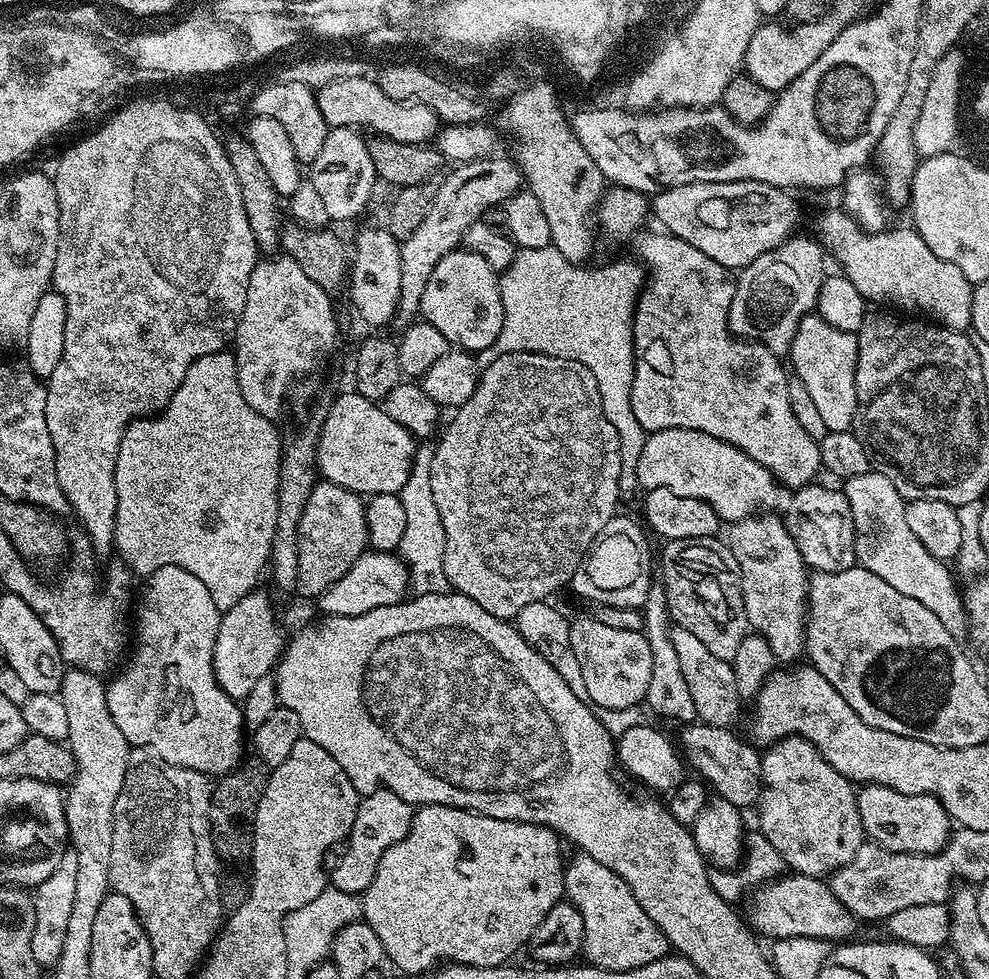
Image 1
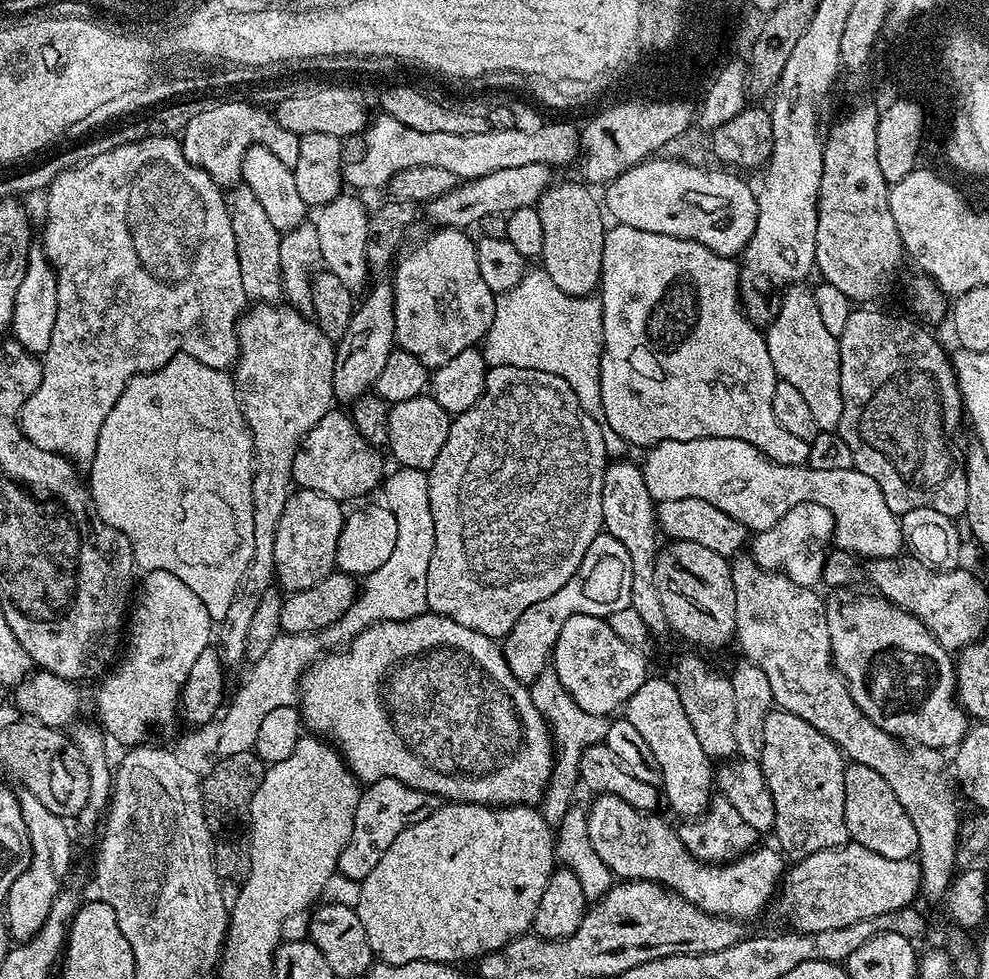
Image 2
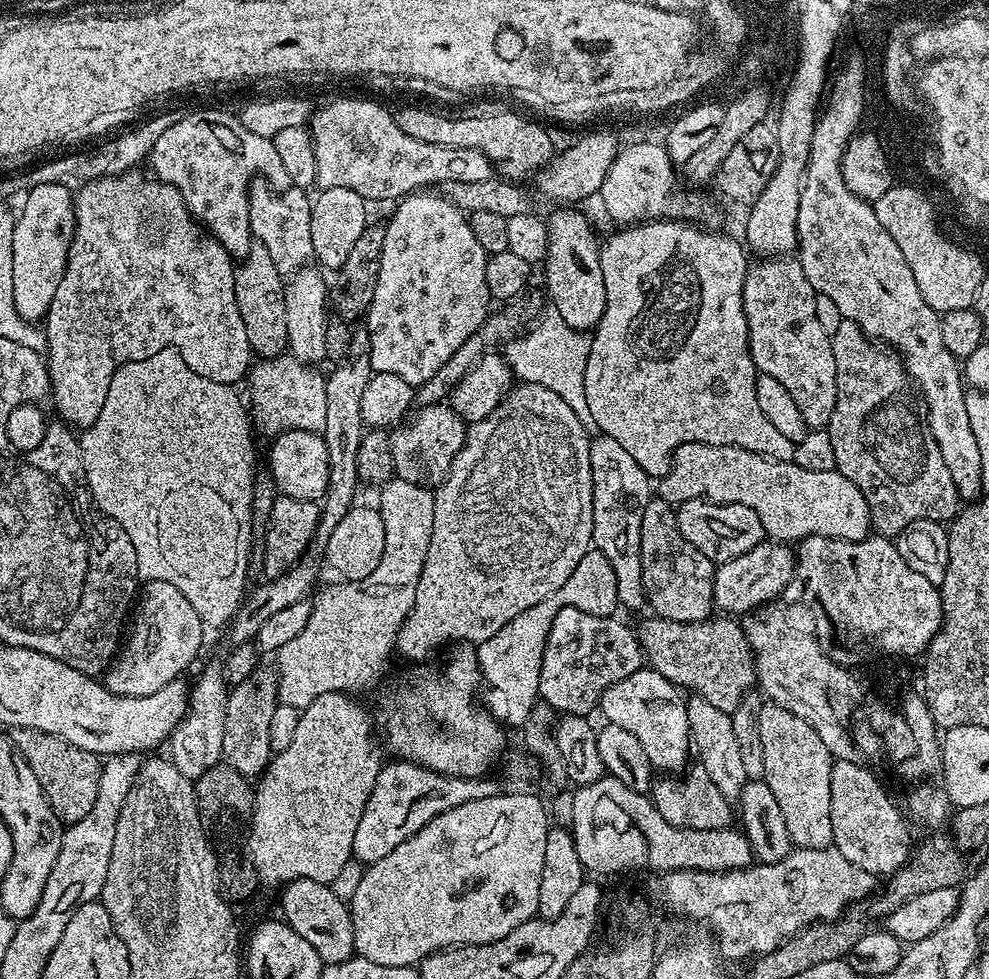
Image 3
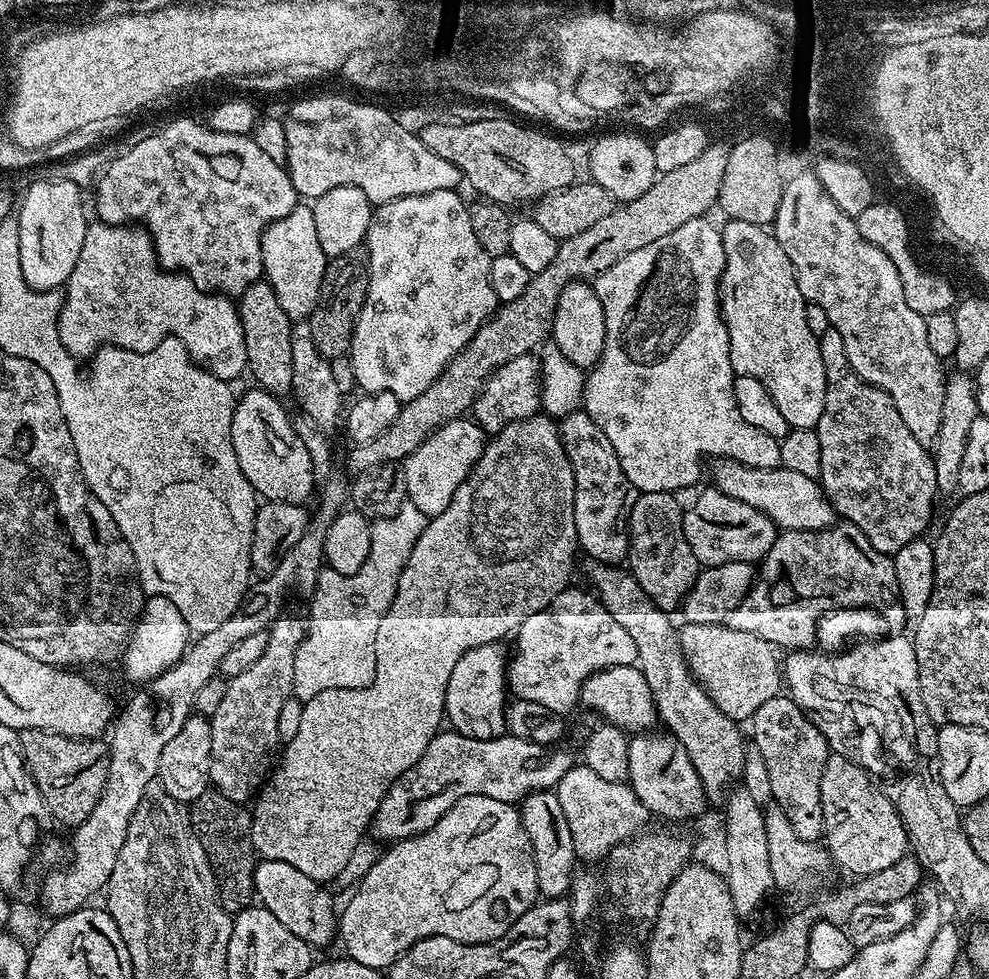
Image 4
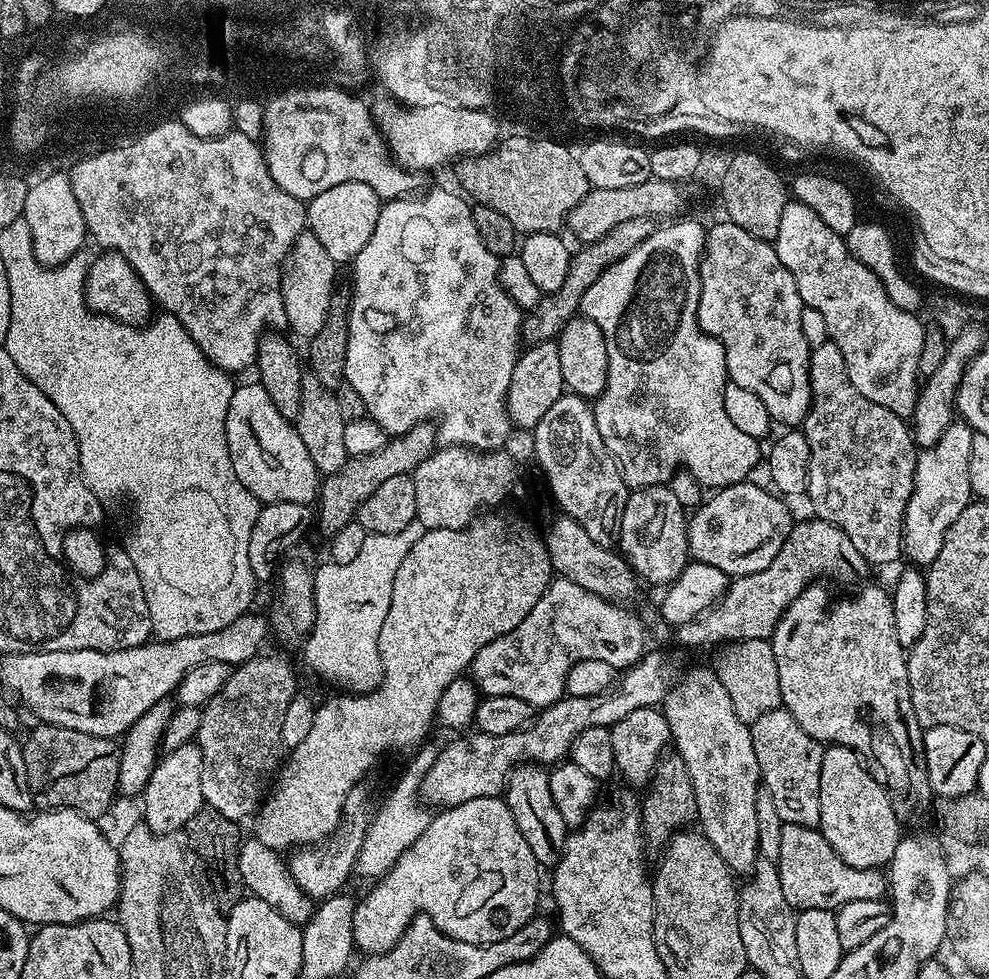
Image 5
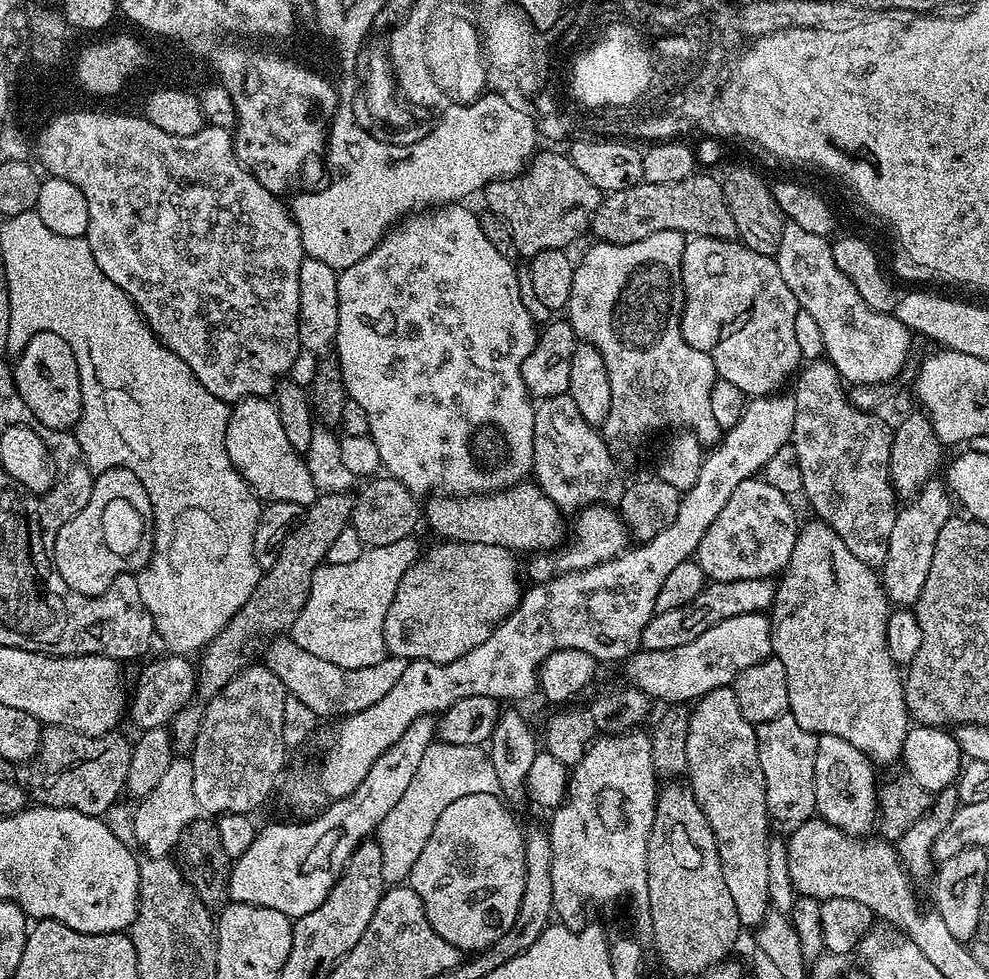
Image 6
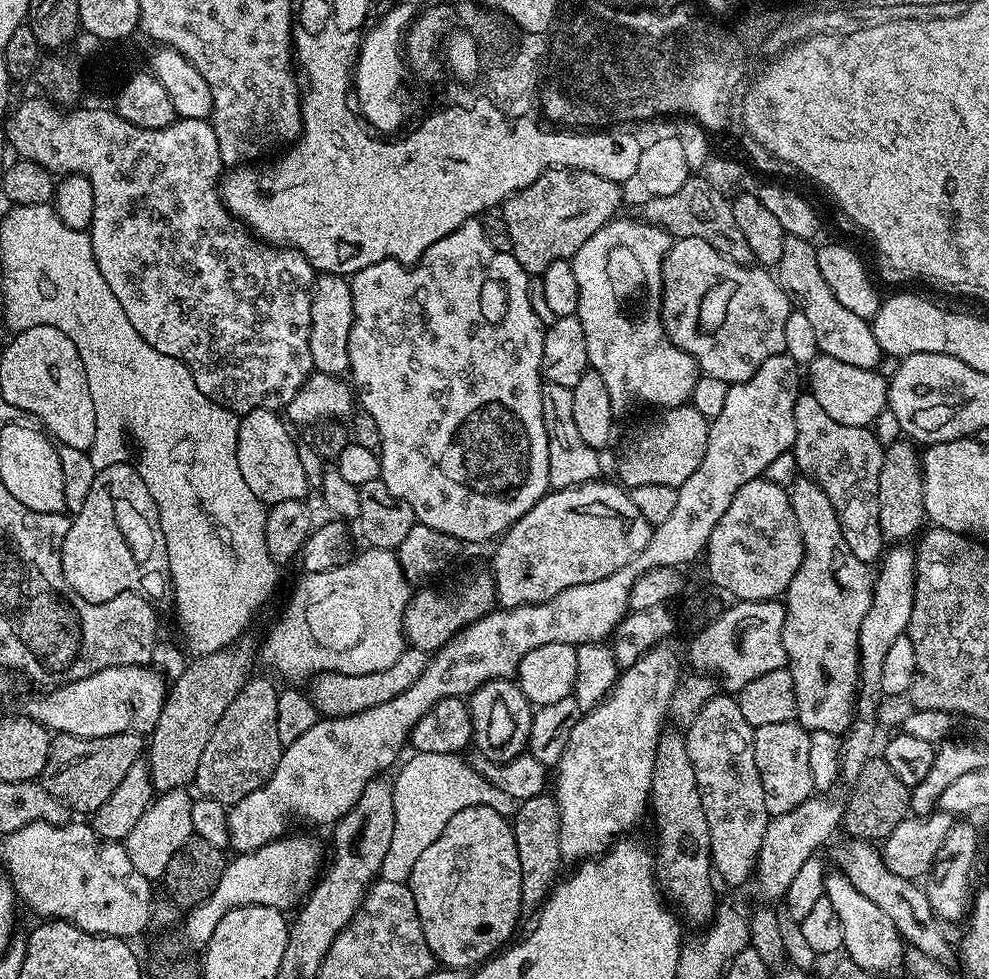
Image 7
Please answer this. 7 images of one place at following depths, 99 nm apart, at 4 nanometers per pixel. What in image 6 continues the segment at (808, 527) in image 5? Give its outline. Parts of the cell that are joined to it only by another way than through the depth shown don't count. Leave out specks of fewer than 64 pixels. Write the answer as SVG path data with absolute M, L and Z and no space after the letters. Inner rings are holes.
M750 578L734 582L705 583L704 589L694 599L677 608L665 612L657 612L650 618L646 630L642 630L640 648L643 651L674 650L674 646L686 646L686 642L694 642L701 634L706 634L710 626L718 626L718 622L726 622L726 618L738 618L738 614L767 613L776 597L776 584L768 578Z

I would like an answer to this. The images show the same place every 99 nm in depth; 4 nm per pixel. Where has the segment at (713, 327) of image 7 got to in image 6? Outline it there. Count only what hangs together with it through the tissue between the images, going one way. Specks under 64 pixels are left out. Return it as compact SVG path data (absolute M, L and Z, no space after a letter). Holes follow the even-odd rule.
M692 236L684 245L680 277L684 283L684 309L682 310L680 325L686 342L690 346L694 346L694 350L702 350L702 354L706 354L710 358L710 362L714 362L717 377L726 382L731 382L733 386L738 386L738 390L742 390L745 397L755 398L779 393L783 389L780 387L787 380L789 383L790 377L801 367L802 357L798 350L798 341L794 339L794 318L800 311L800 303L794 298L794 290L790 290L790 286L786 286L786 278L782 278L782 270L778 270L775 259L758 254L735 239L719 240L718 237Z

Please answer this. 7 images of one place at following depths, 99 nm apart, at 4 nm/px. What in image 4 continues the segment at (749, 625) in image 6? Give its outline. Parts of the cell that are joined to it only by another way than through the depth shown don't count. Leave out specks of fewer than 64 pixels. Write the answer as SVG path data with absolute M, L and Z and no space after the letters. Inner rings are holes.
M441 730L426 754L390 786L372 819L371 835L380 842L408 840L430 830L454 802L467 796L498 798L498 802L519 805L531 792L555 789L562 774L574 766L571 754L560 747L564 746L539 744L507 734L479 740L454 730Z

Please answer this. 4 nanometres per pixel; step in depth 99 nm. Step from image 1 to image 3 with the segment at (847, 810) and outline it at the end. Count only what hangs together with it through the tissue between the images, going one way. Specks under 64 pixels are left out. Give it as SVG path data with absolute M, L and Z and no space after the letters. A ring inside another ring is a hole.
M764 702L758 714L758 726L761 730L762 751L765 759L765 776L763 780L770 786L770 794L782 806L782 814L786 818L786 830L790 830L790 838L797 848L826 848L832 844L834 826L830 820L830 776L834 757L826 750L822 738L814 734L814 730L798 714L790 714L782 706Z

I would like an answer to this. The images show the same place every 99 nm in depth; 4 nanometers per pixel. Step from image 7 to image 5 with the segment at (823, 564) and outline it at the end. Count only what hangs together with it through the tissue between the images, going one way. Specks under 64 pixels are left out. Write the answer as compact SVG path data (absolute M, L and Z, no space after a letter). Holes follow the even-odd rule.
M823 583L805 586L786 606L770 637L774 662L778 662L781 705L794 714L806 734L829 745L866 746L868 730L858 724L858 708L868 704L876 708L878 694L888 692L888 700L894 702L910 690L908 657L894 630L889 589L868 583L861 583L853 596L833 604Z

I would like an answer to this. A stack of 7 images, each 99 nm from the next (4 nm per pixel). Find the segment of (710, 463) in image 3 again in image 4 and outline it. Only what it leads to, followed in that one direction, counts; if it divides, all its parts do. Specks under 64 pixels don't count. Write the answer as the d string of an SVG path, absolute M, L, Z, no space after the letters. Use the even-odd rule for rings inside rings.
M736 460L715 461L713 470L714 487L722 494L730 494L730 498L738 498L746 502L746 506L754 506L754 510L762 510L774 523L777 529L793 532L794 530L818 530L831 528L834 523L832 502L824 491L819 479L806 478L806 474L797 474L786 467L751 468Z

